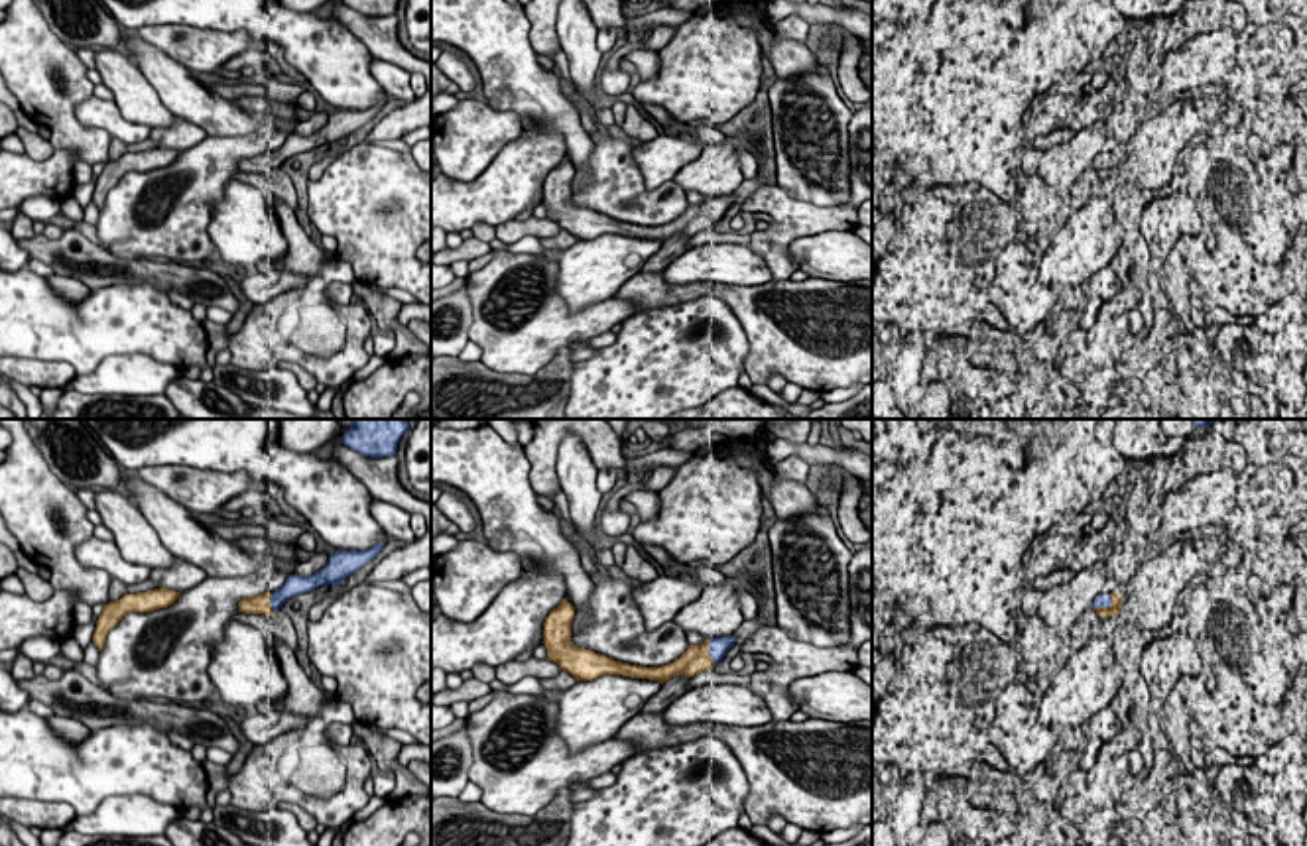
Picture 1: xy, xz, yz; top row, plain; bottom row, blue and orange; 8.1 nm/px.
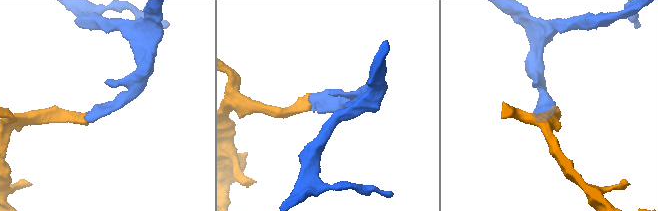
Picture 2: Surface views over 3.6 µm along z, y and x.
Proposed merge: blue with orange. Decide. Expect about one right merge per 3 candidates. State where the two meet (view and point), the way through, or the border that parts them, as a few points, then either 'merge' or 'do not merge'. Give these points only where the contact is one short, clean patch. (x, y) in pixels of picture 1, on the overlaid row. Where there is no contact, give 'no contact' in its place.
xz (709, 652) | merge

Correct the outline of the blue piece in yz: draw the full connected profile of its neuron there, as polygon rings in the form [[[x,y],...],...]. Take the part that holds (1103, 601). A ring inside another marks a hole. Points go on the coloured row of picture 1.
[[[1112,590],[1110,594],[1098,594],[1092,602],[1092,610],[1104,618],[1118,616],[1122,602],[1124,600]]]

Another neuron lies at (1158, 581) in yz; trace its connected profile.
[[[1187,539],[1171,541],[1155,557],[1144,557],[1132,578],[1134,626],[1151,634],[1167,628],[1181,590],[1218,565],[1220,553],[1222,545],[1216,539]]]

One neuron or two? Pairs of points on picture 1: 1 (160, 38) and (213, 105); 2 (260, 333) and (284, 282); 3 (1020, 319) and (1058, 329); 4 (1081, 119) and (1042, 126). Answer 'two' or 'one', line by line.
1: two
2: two
3: two
4: one

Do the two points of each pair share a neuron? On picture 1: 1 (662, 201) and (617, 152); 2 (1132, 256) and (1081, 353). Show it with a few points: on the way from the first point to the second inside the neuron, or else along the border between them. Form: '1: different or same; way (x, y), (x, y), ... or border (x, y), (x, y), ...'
1: same; way (646, 199), (617, 168)
2: same; way (1126, 280), (1120, 305), (1105, 329)

